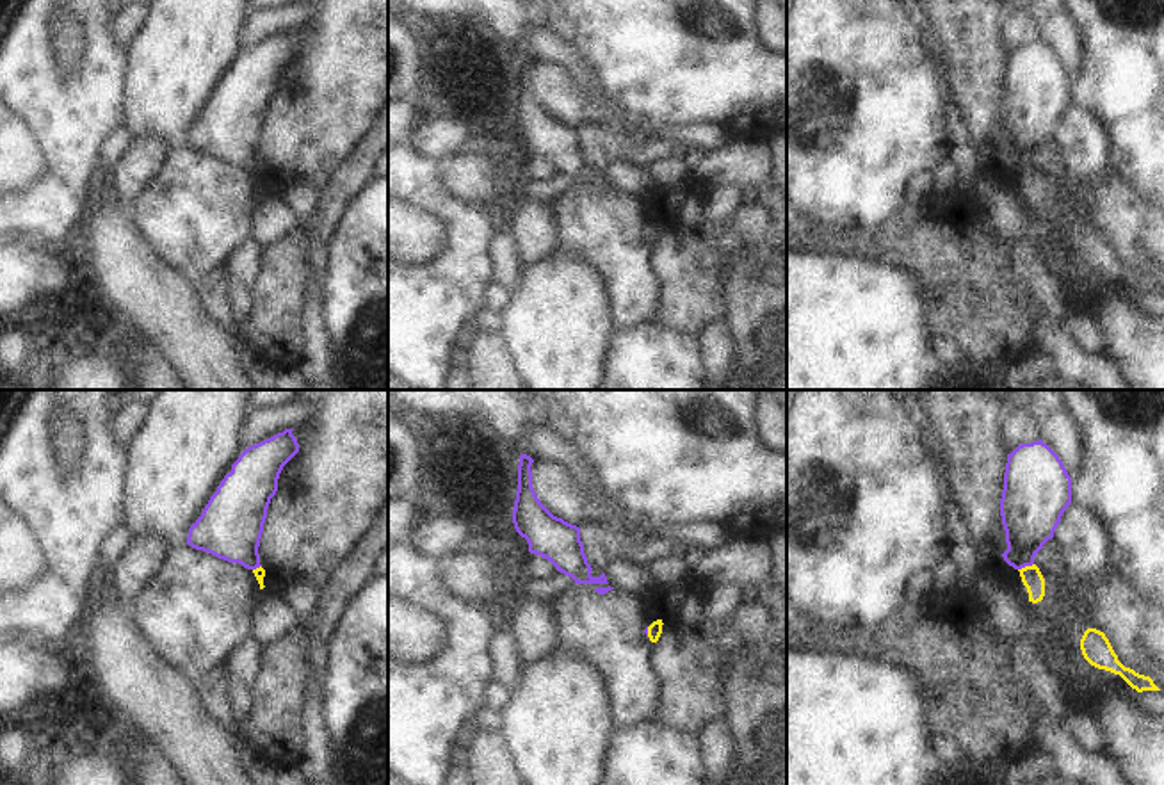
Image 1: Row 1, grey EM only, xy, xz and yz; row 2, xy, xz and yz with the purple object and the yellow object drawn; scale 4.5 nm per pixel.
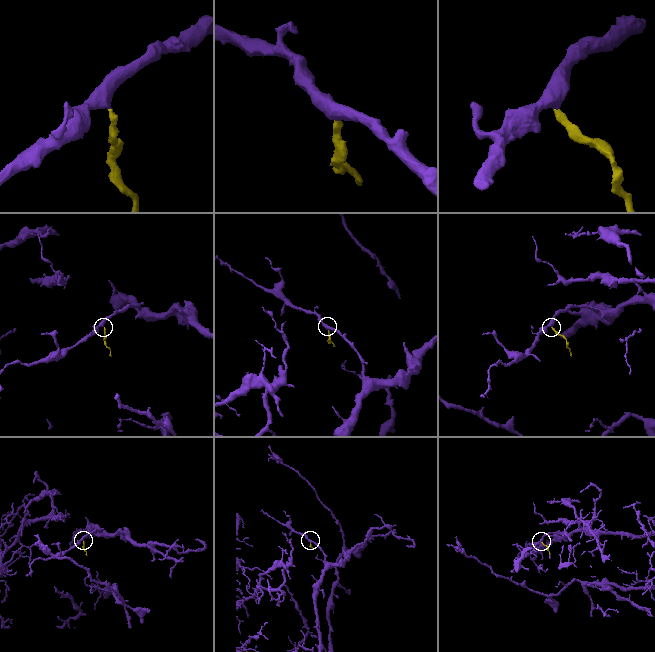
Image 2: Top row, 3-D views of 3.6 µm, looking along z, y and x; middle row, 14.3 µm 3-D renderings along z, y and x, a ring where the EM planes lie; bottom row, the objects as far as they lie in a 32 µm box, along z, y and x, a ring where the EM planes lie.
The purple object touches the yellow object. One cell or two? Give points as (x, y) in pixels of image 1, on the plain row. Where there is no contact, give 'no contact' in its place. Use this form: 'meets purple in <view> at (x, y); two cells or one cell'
meets purple in yz at (1026, 166); one cell

